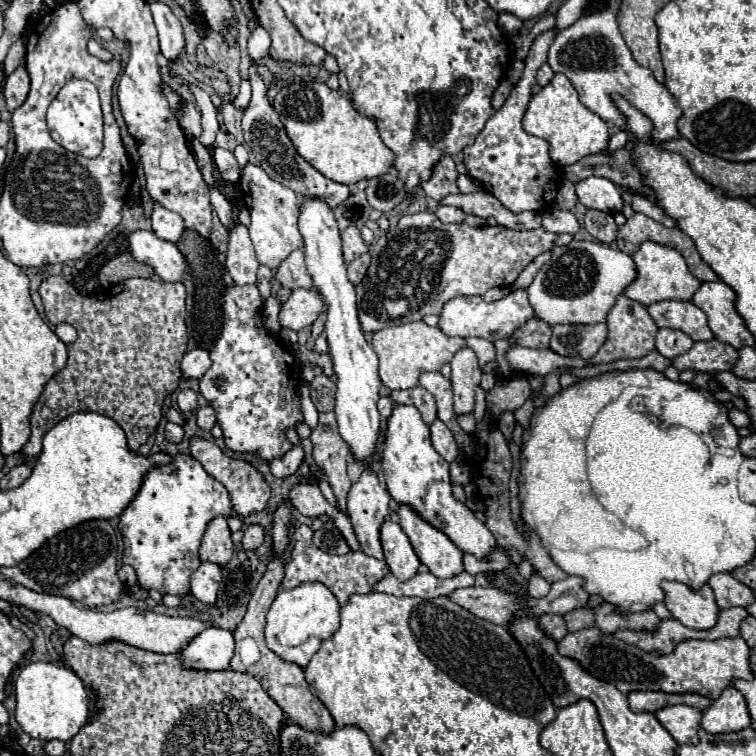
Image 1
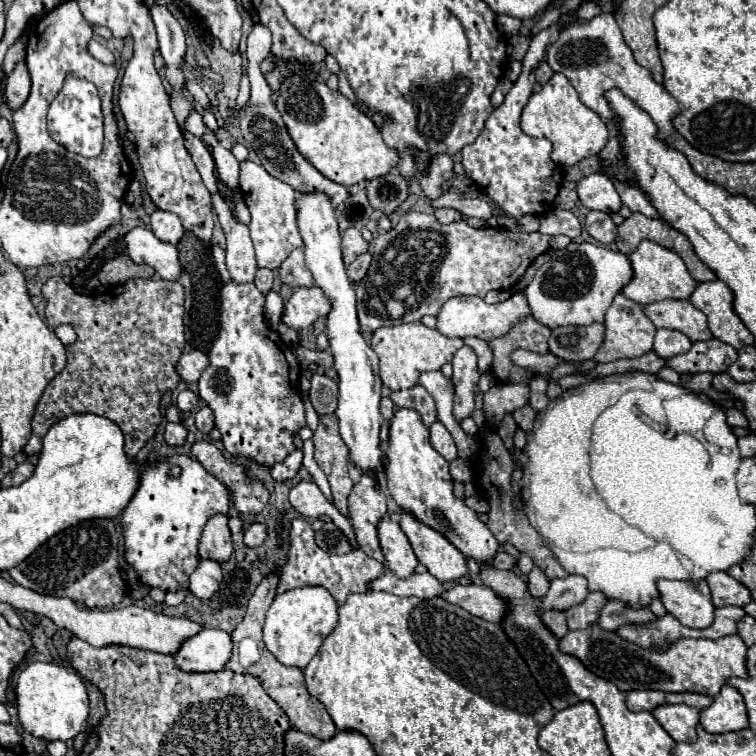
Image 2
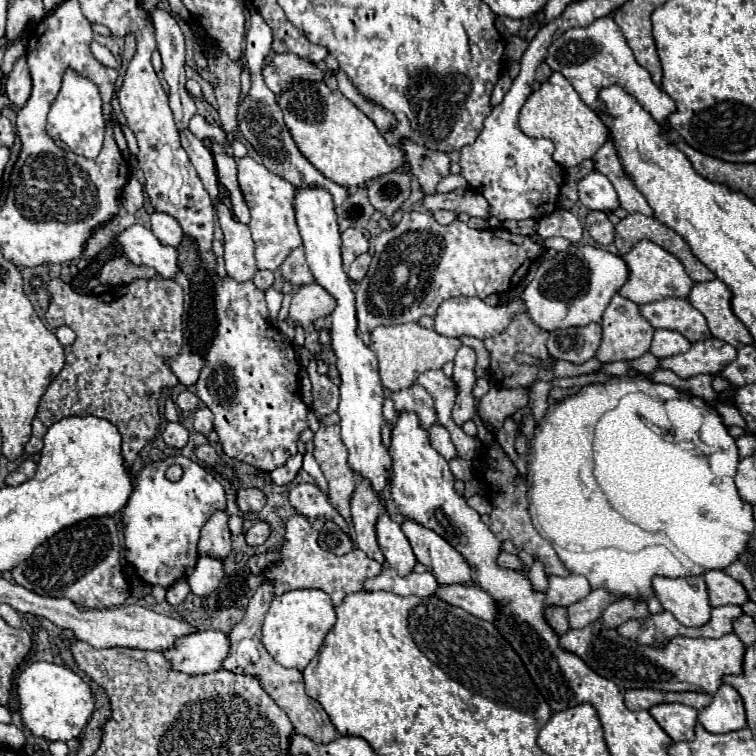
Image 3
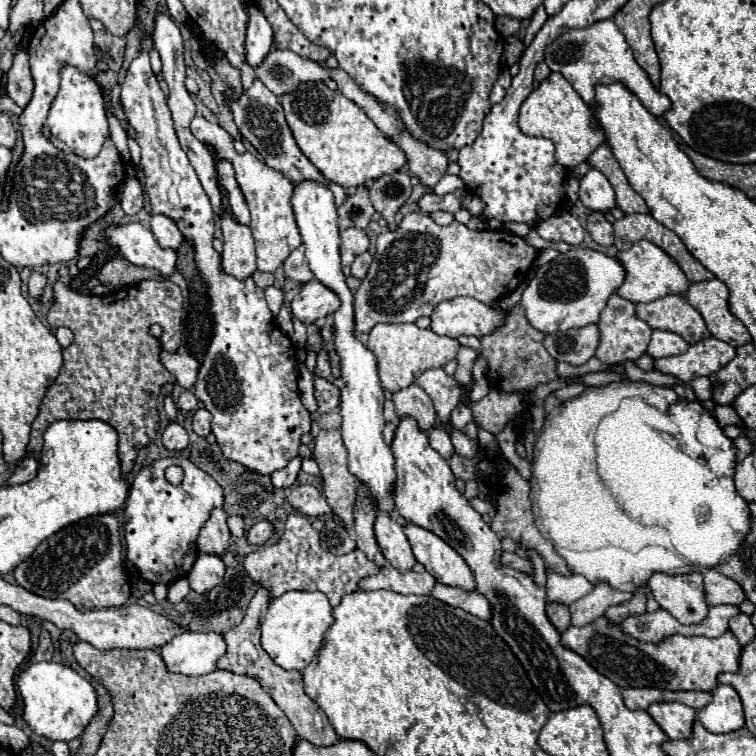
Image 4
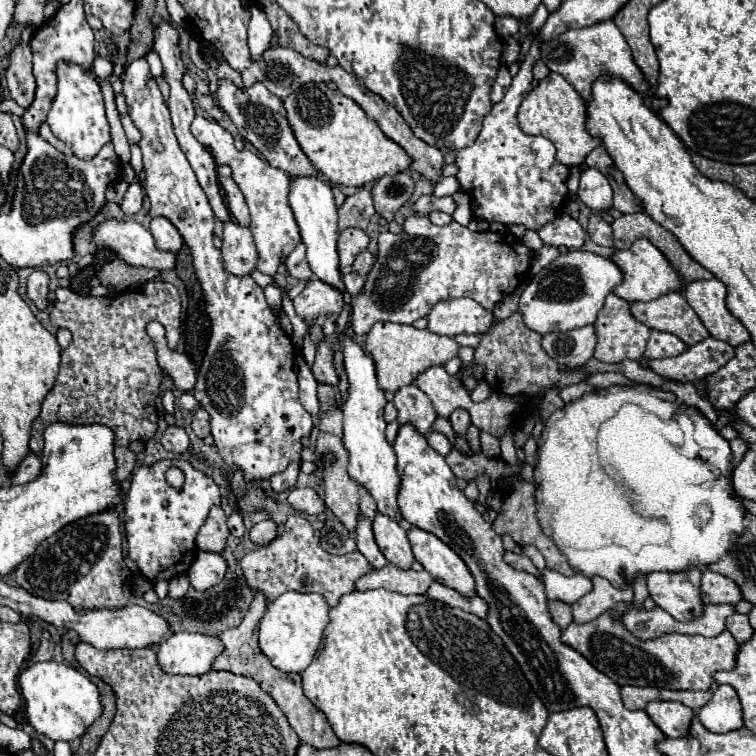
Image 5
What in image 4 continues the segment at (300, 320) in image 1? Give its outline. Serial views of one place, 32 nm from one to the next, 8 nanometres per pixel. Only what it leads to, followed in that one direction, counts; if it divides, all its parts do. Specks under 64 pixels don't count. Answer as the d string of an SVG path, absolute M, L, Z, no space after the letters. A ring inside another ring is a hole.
M312 280L302 286L300 294L292 300L292 312L304 324L312 324L320 316L334 314L340 308L340 298L330 288L324 288L318 280Z

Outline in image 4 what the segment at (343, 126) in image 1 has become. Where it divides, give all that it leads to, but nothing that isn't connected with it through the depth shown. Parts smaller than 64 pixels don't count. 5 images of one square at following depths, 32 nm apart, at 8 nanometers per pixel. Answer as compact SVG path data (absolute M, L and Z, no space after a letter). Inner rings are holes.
M306 82L298 90L280 98L286 122L306 158L322 176L340 186L364 186L372 180L406 168L404 150L388 140L376 124L348 100L340 90L330 90L324 82Z

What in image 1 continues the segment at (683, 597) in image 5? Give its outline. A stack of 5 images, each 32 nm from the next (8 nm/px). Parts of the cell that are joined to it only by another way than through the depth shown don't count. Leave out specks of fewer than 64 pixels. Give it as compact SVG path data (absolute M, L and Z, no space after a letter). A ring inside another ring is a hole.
M662 582L660 588L664 590L666 608L684 626L708 630L716 624L716 616L720 610L708 584L704 584L700 592L692 592L692 588L680 582Z

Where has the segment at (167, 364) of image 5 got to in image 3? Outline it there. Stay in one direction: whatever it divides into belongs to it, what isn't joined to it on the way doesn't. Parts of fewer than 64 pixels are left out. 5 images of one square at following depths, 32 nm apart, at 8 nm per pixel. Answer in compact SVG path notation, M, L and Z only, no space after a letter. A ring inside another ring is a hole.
M186 344L181 349L176 358L168 358L166 360L168 368L172 368L172 372L178 376L178 382L182 386L192 386L199 377L200 368L204 366L204 358L200 354L186 351Z

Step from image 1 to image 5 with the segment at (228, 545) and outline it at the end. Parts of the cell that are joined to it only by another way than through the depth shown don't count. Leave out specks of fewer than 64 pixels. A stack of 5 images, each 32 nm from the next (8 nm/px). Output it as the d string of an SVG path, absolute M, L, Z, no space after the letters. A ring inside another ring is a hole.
M220 506L210 508L210 514L202 528L196 534L196 546L206 552L222 552L228 536L228 526L226 526L226 514L222 512Z

